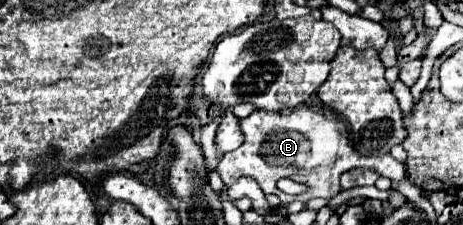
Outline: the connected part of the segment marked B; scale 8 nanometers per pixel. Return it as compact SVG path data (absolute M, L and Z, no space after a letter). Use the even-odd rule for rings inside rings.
M300 105L292 111L252 111L248 117L240 119L240 127L244 133L244 143L222 157L218 165L218 173L226 187L230 187L238 177L252 177L258 181L264 193L274 193L284 203L292 201L308 201L312 197L332 199L342 191L338 177L344 171L354 167L378 171L378 175L388 177L392 181L402 181L406 177L406 169L402 163L394 161L390 155L384 157L364 157L356 153L348 141L348 125L346 121L324 107L308 107ZM280 177L290 177L298 183L306 183L310 189L302 195L286 195L276 187Z

